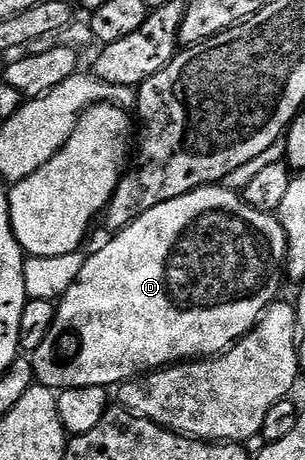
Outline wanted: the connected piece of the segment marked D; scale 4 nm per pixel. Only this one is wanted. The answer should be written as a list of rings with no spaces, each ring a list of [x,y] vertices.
[[[214,185],[212,187],[200,187],[191,193],[183,193],[183,197],[175,197],[171,201],[163,201],[163,205],[155,205],[155,209],[147,209],[147,213],[143,213],[135,221],[131,221],[131,225],[127,225],[123,230],[116,232],[93,256],[85,259],[83,269],[79,273],[79,277],[71,285],[71,289],[67,289],[67,293],[62,295],[56,304],[57,312],[55,313],[55,321],[51,325],[51,333],[47,333],[47,337],[43,340],[43,345],[39,345],[39,349],[32,352],[33,374],[36,382],[43,387],[52,387],[54,389],[64,389],[67,387],[104,387],[106,389],[116,388],[125,382],[126,379],[135,379],[138,375],[148,375],[150,371],[158,371],[161,367],[172,367],[175,363],[184,363],[195,359],[208,359],[214,355],[221,355],[226,349],[232,347],[241,338],[251,330],[261,319],[262,313],[273,303],[278,302],[281,291],[281,278],[286,278],[285,258],[288,253],[288,239],[285,236],[283,225],[280,223],[276,214],[268,211],[260,211],[255,209],[246,201],[244,194],[227,189],[223,185]]]

